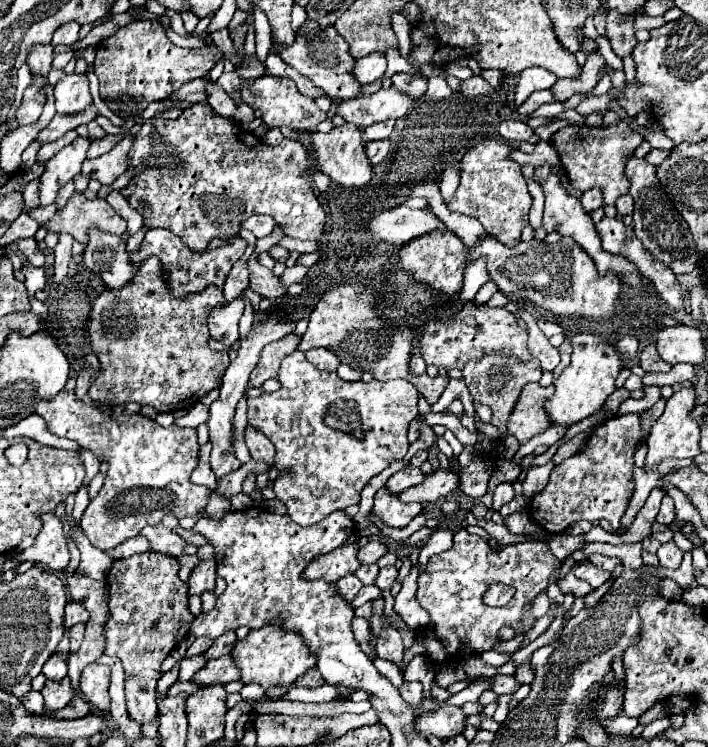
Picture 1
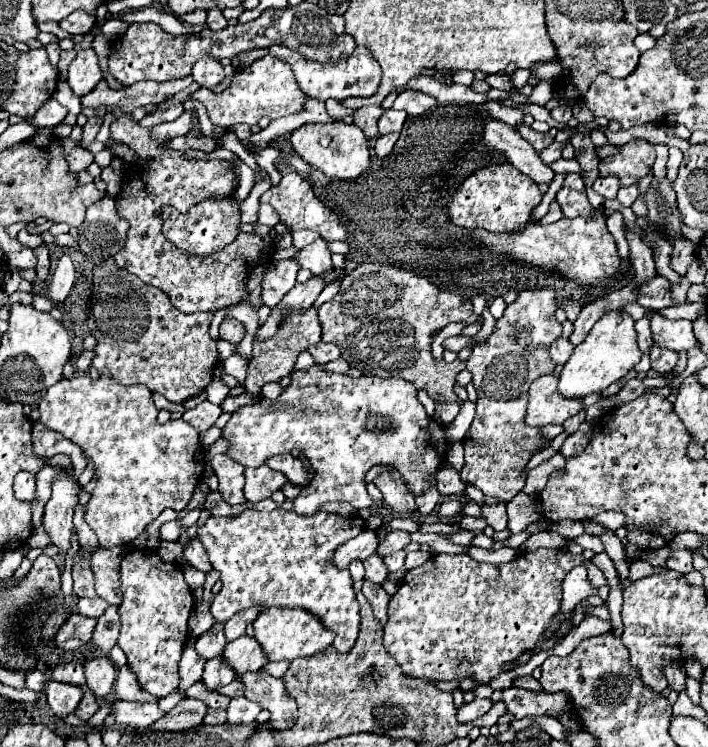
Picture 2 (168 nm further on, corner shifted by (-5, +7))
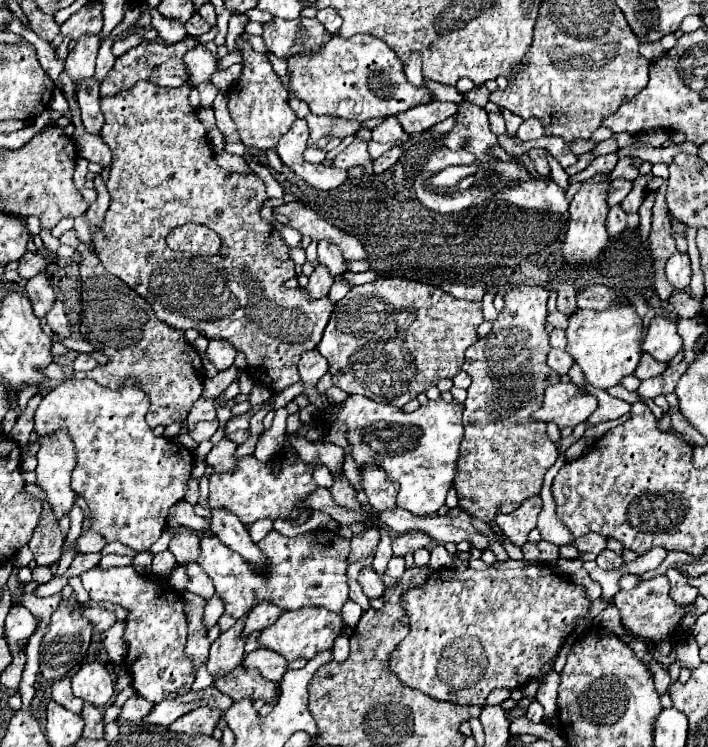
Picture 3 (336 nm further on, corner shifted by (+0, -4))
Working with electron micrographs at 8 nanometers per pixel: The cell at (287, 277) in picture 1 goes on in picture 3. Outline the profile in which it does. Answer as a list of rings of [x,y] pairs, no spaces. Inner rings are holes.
[[[328,240],[318,242],[318,266],[326,266],[332,276],[340,276],[342,272],[348,270],[346,260],[342,258],[340,250]]]

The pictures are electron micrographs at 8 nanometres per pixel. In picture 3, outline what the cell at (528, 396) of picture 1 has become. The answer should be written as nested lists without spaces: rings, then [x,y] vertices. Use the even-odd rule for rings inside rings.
[[[558,382],[554,386],[548,386],[544,392],[542,406],[532,414],[532,420],[536,422],[554,422],[558,428],[574,428],[576,424],[584,422],[598,406],[598,400],[584,392],[578,394],[576,384]]]

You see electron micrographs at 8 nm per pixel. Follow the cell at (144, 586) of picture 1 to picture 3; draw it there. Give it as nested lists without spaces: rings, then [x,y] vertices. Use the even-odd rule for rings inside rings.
[[[134,566],[110,568],[106,572],[92,568],[84,572],[80,578],[82,586],[88,590],[94,602],[108,600],[128,610],[124,628],[124,642],[128,646],[128,654],[124,658],[124,666],[132,674],[134,690],[154,704],[190,692],[194,672],[192,662],[184,656],[188,630],[182,596],[178,592],[174,594],[166,582],[138,574]]]

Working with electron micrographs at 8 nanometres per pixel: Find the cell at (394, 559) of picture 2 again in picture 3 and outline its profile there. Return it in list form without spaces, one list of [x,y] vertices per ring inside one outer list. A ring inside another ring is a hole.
[[[390,558],[388,562],[388,568],[386,568],[386,574],[390,578],[400,578],[404,574],[406,566],[404,566],[404,558]]]

